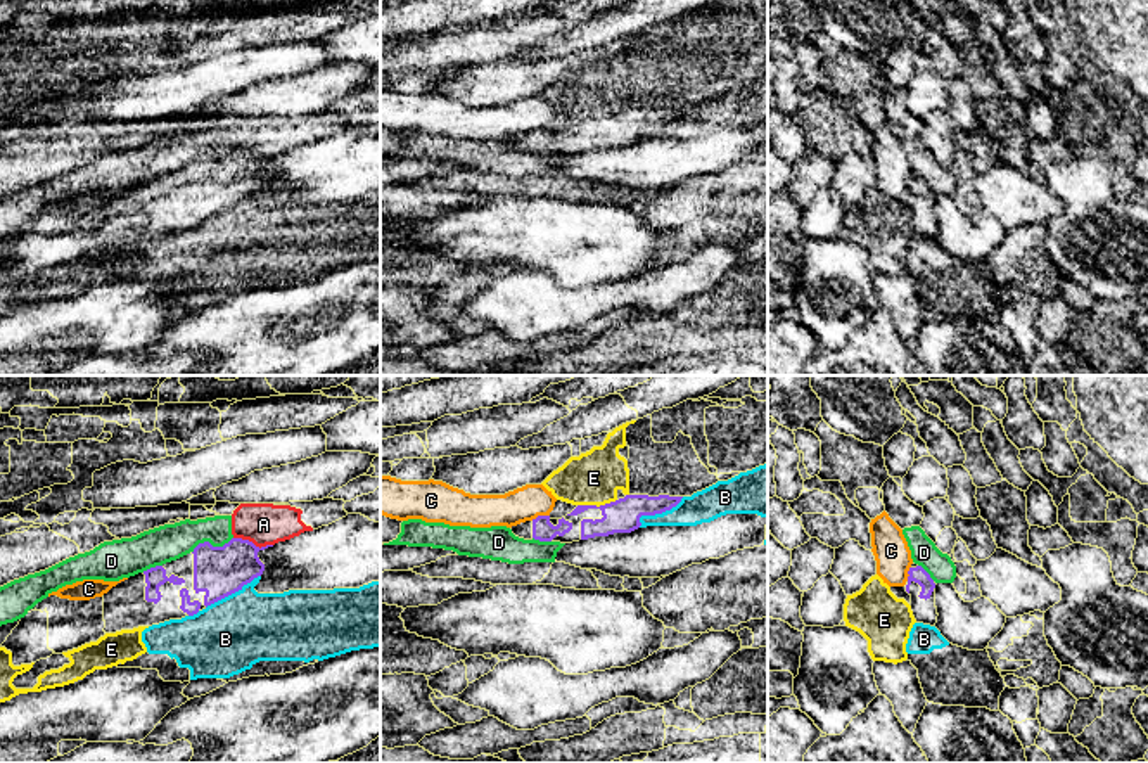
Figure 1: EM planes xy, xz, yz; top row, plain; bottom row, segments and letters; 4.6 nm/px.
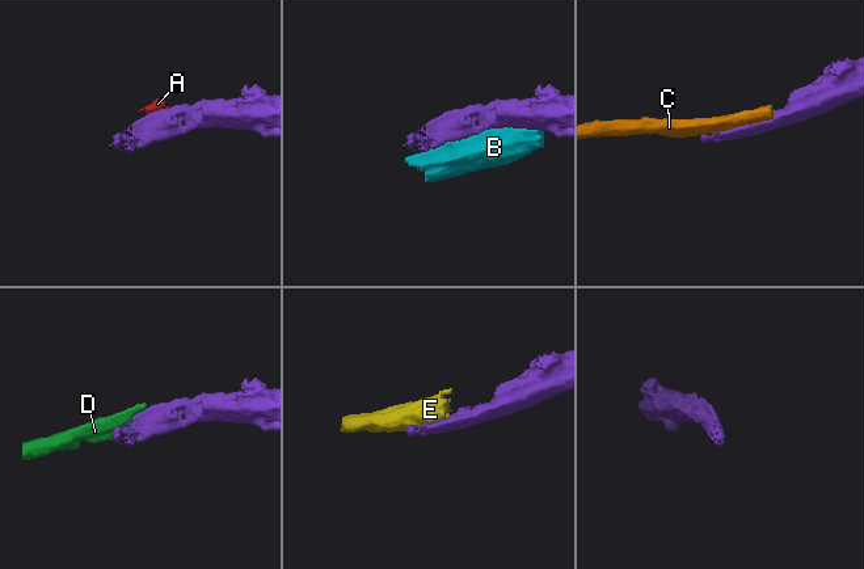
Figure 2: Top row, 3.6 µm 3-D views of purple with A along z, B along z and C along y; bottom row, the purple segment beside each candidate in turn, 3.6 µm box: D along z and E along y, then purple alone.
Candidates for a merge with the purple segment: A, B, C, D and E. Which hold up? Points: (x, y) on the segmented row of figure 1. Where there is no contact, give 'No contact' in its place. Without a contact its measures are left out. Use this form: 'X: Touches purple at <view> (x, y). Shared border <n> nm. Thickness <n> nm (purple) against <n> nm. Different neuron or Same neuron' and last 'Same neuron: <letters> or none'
A: Touches purple at xy (251, 542). Shared border 190 nm. Thickness 240 nm (purple) against 190 nm. Different neuron
B: Touches purple at xy (232, 592). Shared border 300 nm. Thickness 240 nm (purple) against 340 nm. Different neuron
C: Touches purple at xz (540, 516). Shared border 90 nm. Thickness 100 nm (purple) against 160 nm. Different neuron
D: Touches purple at xy (211, 545). Shared border 200 nm. Thickness 240 nm (purple) against 170 nm. Different neuron
E: Touches purple at xz (595, 506). Shared border 190 nm. Thickness 160 nm (purple) against 260 nm. Different neuron
Same neuron: none

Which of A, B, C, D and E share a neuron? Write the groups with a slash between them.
A D / B / C / E

